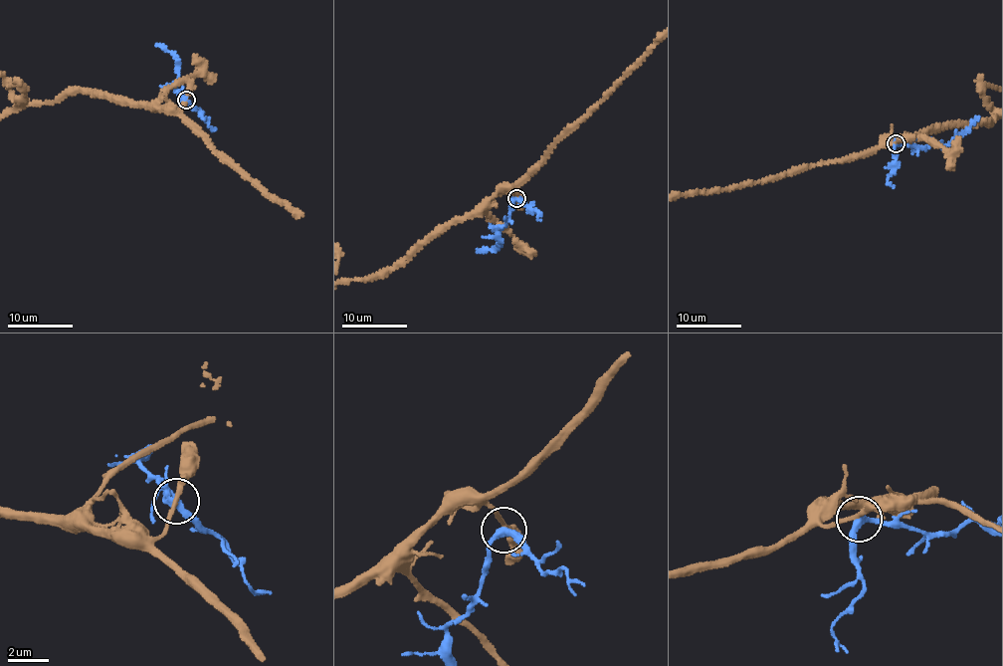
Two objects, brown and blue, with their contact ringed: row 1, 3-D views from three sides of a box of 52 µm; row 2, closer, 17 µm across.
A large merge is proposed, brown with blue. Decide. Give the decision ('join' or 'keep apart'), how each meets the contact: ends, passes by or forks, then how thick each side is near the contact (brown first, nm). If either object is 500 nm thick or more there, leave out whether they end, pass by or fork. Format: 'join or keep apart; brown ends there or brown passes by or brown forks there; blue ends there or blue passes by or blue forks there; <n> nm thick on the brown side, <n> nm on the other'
keep apart; brown passes by; blue passes by; 200 nm thick on the brown side, 320 nm on the other

